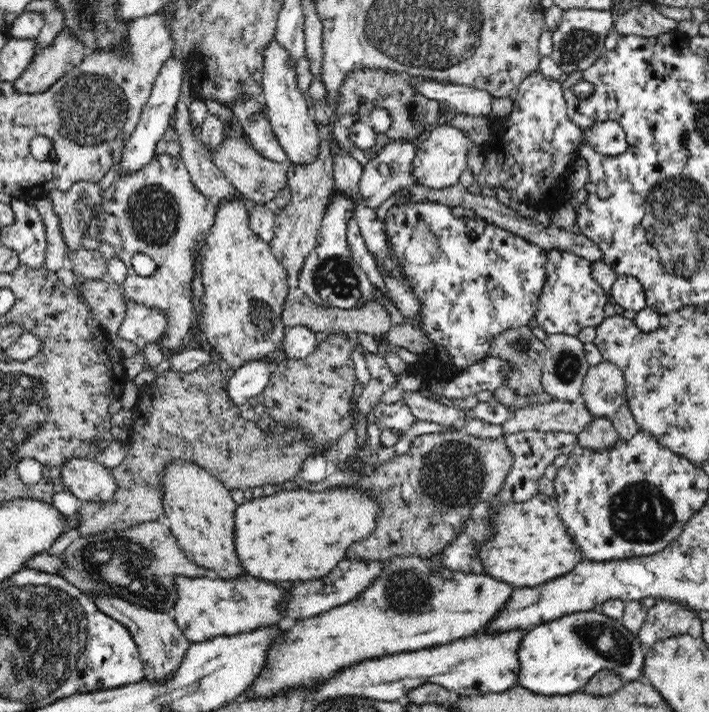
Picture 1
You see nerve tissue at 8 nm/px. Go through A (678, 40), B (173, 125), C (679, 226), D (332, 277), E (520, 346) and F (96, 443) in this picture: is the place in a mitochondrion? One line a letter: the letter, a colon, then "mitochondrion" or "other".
A: other
B: other
C: mitochondrion
D: mitochondrion
E: mitochondrion
F: other

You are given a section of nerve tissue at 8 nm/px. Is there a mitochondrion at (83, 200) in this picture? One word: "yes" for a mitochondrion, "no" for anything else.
yes

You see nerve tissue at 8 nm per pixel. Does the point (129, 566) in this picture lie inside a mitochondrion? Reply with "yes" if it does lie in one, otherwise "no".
yes

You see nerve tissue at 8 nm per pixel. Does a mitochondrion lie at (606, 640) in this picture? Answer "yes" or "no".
yes

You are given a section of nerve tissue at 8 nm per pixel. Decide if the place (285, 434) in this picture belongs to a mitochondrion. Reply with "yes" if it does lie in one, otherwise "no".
yes

